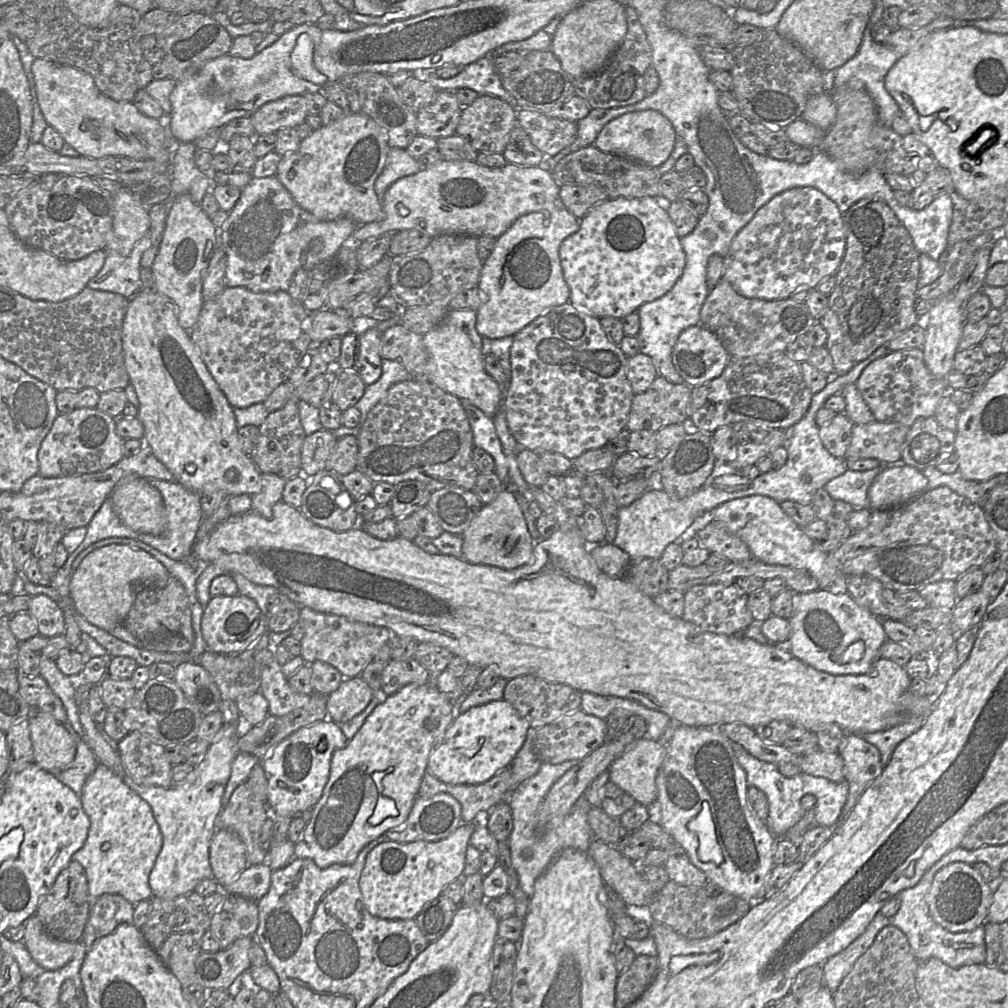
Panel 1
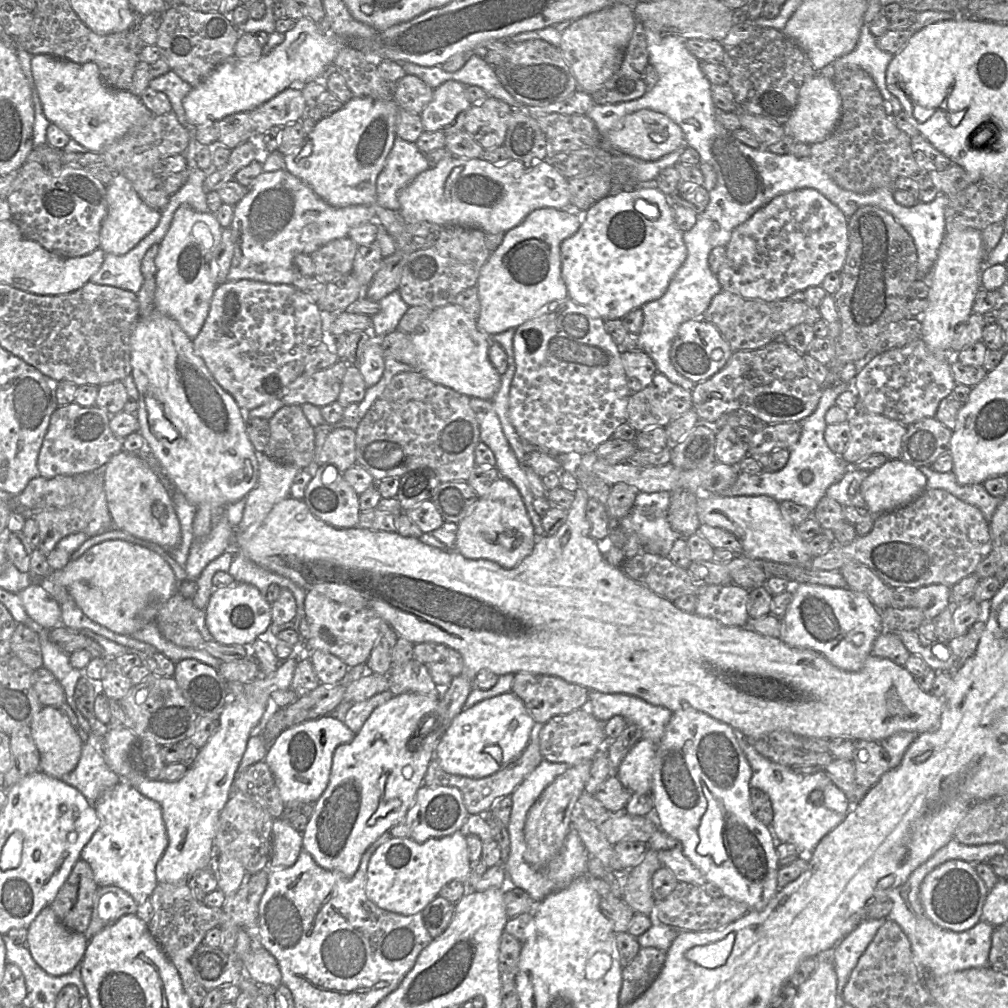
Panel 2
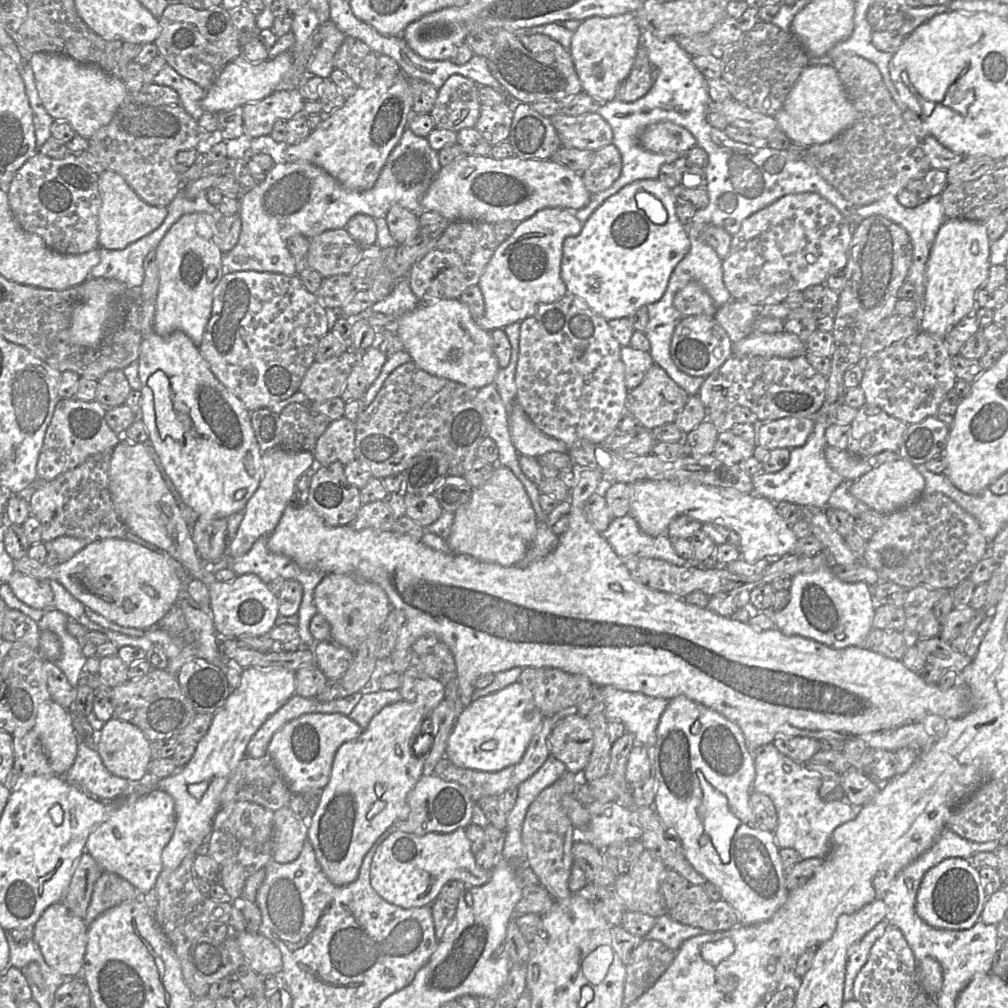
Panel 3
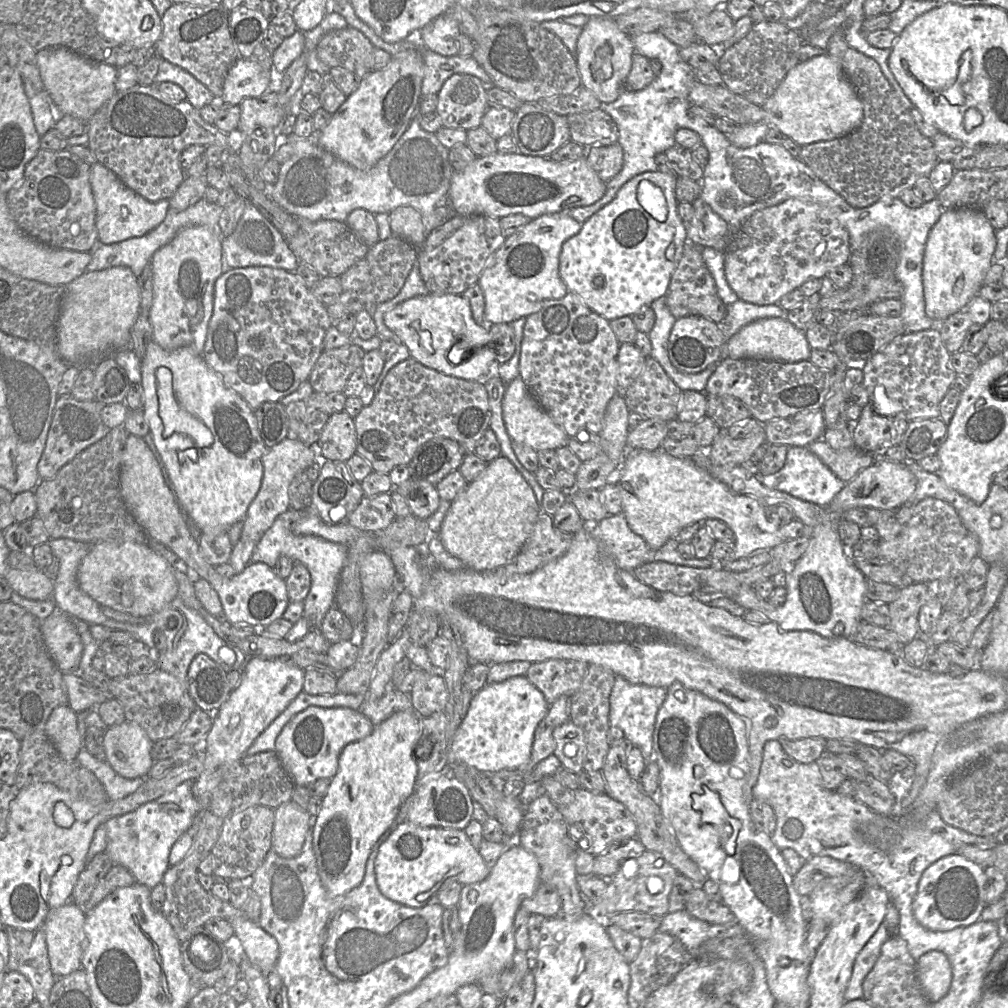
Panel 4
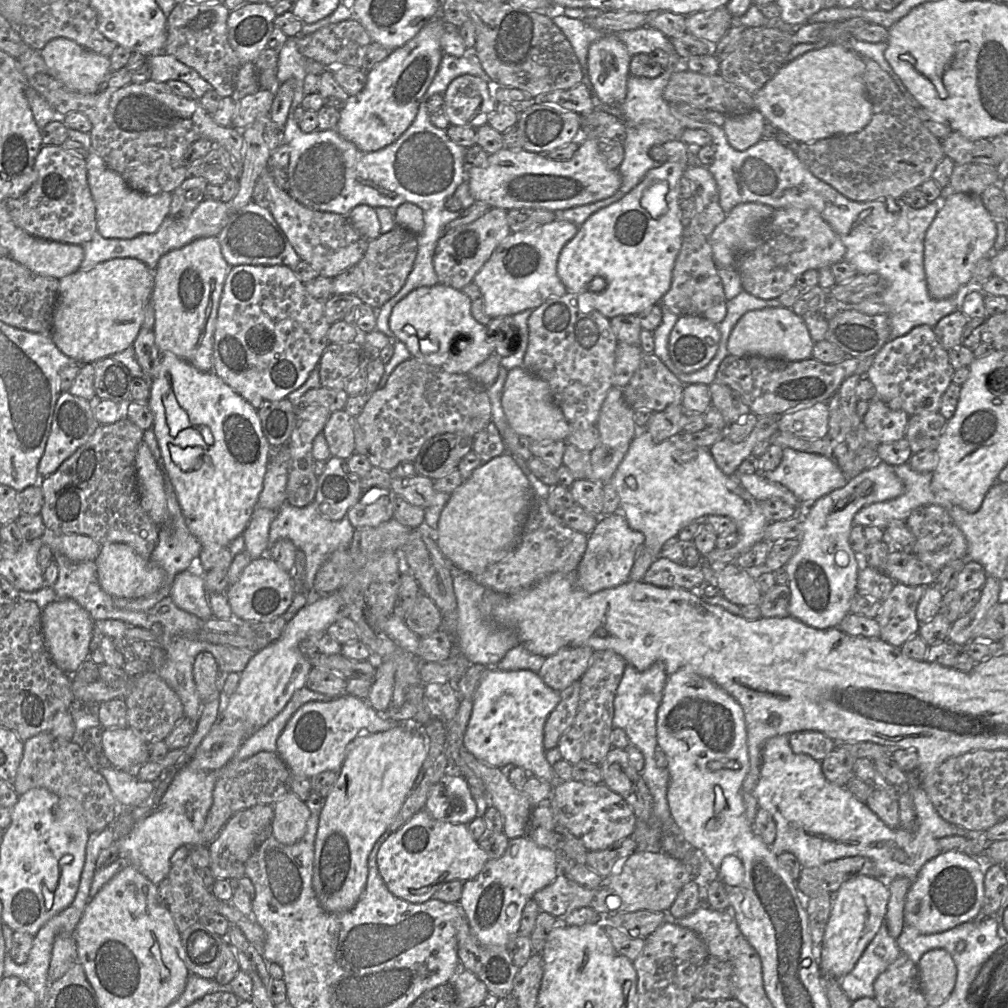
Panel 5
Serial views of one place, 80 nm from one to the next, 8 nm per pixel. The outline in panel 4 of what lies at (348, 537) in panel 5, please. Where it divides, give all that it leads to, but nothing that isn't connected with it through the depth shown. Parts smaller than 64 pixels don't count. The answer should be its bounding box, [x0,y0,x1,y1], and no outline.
[250,510,348,628]

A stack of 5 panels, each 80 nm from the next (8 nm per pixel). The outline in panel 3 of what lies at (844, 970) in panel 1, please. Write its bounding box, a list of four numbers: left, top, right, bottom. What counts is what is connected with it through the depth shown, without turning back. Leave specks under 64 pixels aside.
[843,920,887,1001]

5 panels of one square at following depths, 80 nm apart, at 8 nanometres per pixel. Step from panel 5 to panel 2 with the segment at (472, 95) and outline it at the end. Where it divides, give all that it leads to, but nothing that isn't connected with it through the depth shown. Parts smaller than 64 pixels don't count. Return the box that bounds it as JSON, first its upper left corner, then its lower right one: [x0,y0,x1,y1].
[420,80,472,135]

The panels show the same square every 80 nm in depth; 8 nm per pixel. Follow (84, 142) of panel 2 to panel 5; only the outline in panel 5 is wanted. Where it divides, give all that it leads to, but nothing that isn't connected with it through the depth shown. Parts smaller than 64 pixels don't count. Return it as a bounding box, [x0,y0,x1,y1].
[39,38,111,94]

